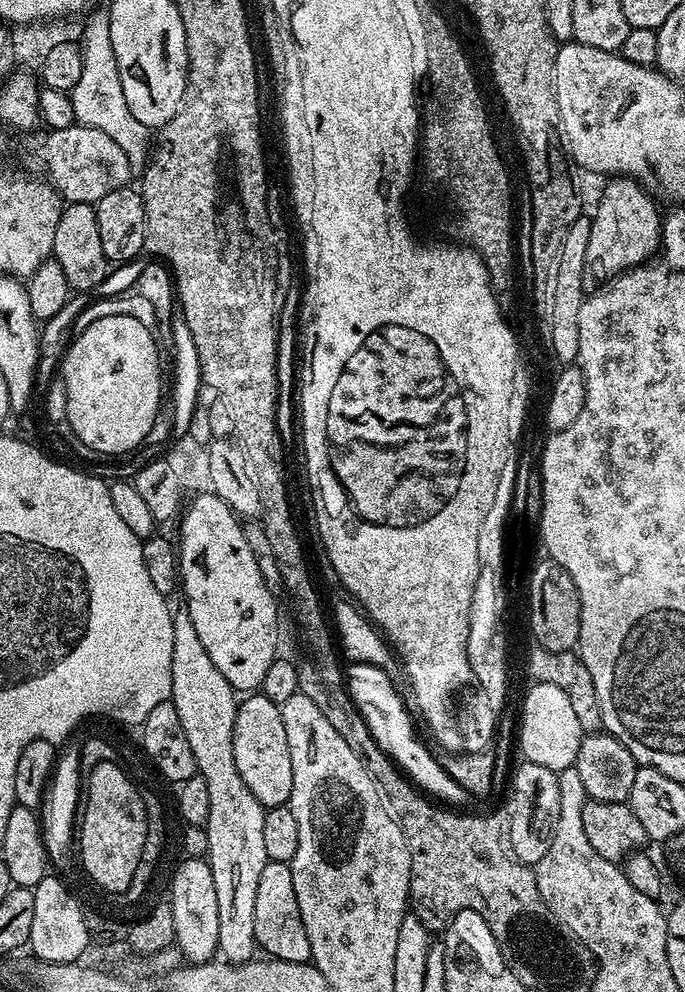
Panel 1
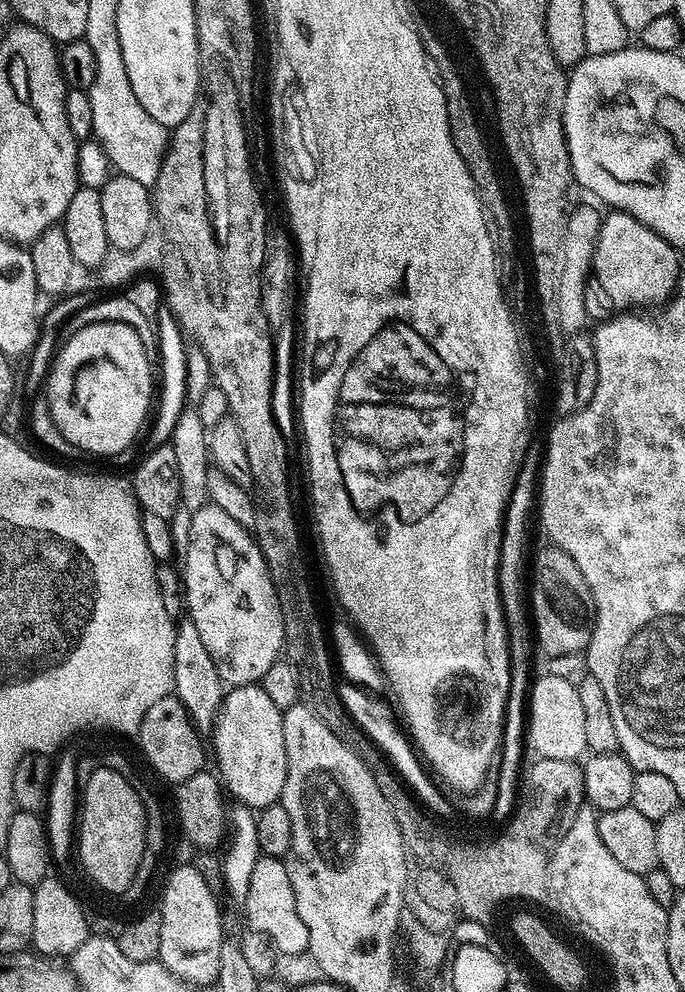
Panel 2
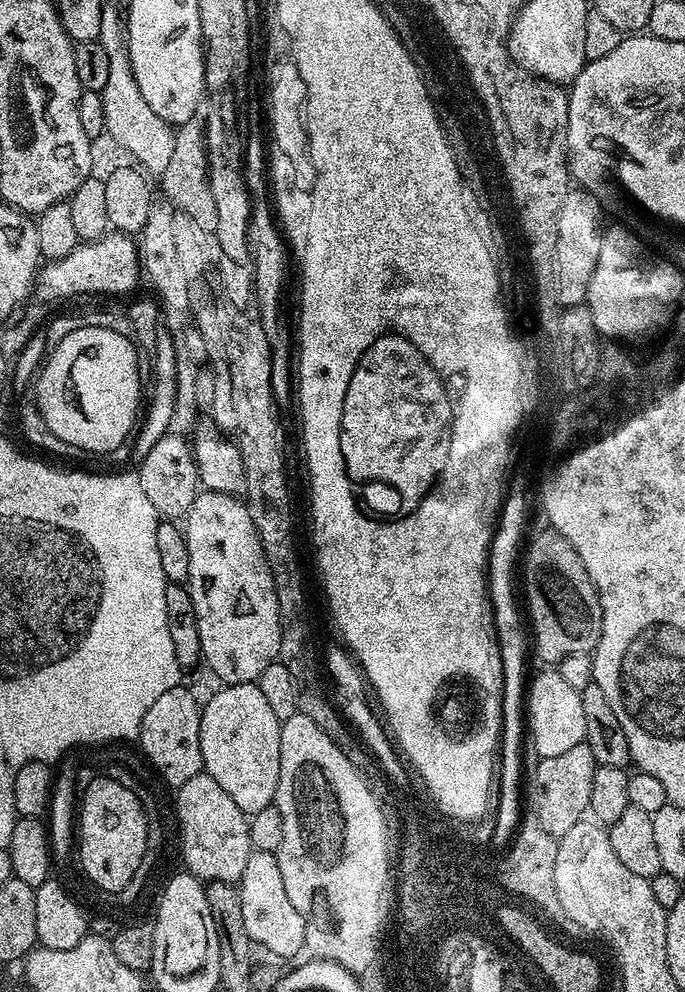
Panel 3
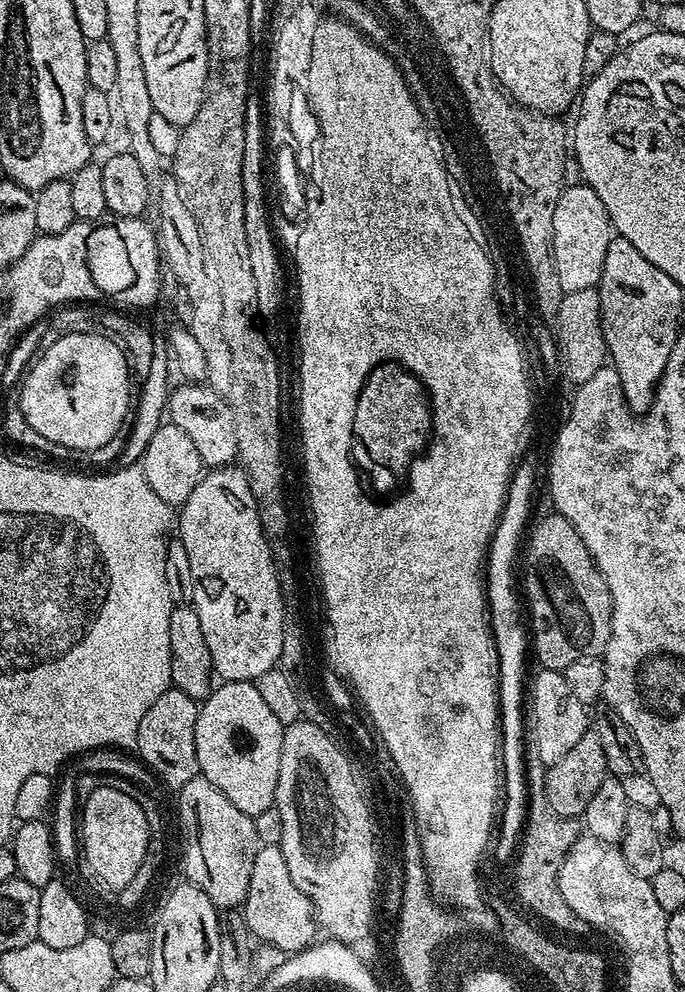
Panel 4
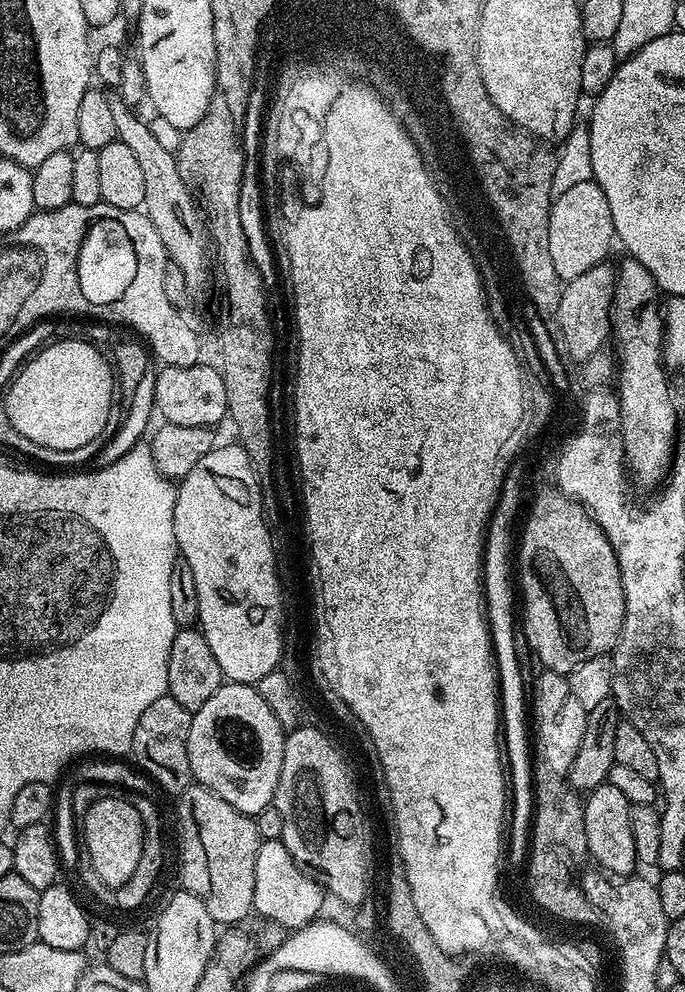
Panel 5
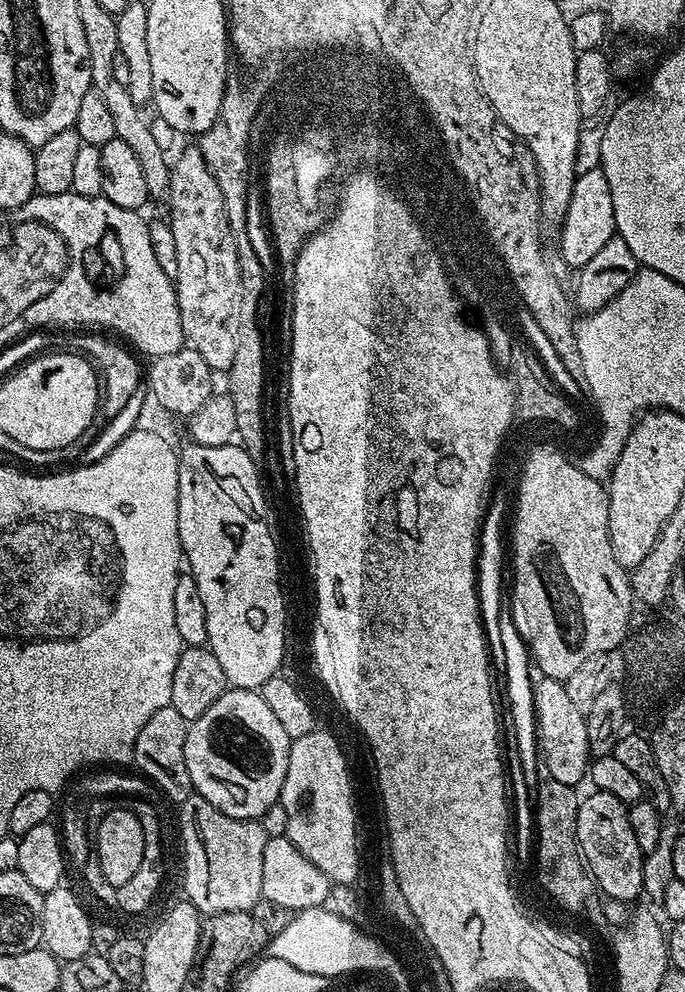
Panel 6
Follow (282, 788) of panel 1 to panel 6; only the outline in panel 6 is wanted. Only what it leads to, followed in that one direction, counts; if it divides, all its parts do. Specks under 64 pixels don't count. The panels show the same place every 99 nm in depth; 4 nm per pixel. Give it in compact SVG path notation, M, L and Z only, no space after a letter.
M232 688L224 692L202 718L191 721L186 734L186 770L190 770L190 782L195 795L206 798L218 810L230 818L259 820L260 815L277 803L286 778L286 766L290 762L292 739L282 730L278 717L266 706L259 691L250 688Z

